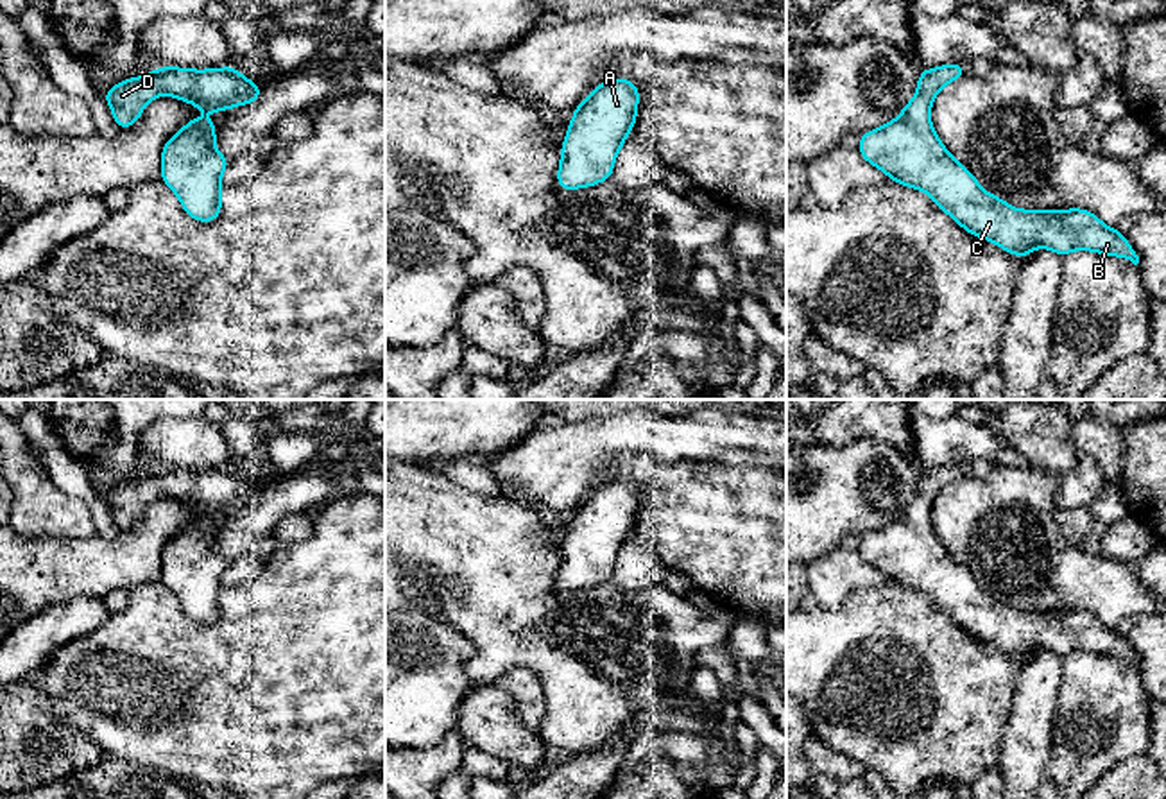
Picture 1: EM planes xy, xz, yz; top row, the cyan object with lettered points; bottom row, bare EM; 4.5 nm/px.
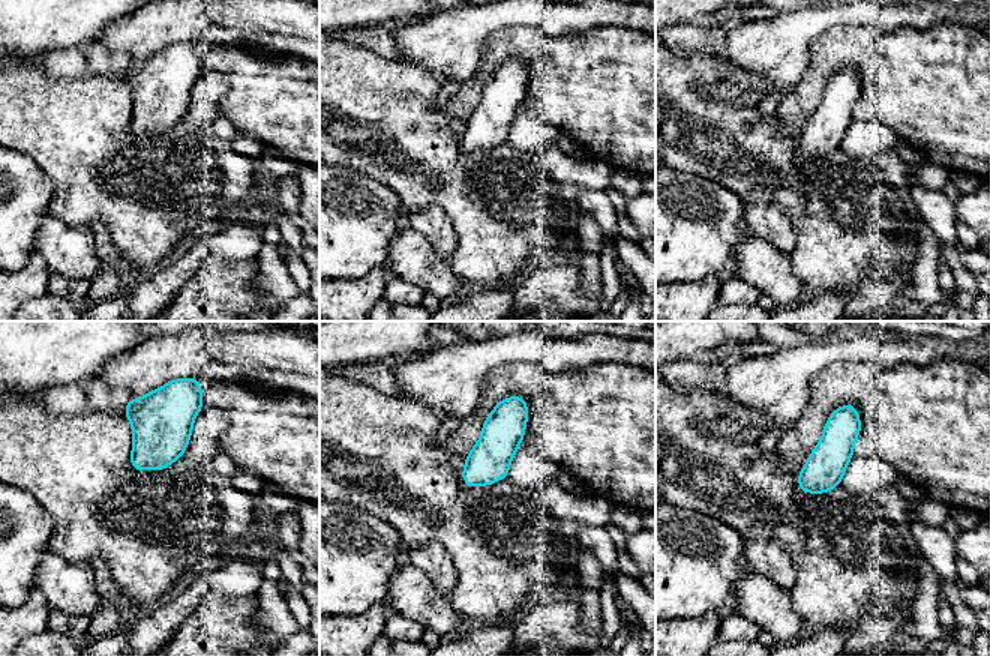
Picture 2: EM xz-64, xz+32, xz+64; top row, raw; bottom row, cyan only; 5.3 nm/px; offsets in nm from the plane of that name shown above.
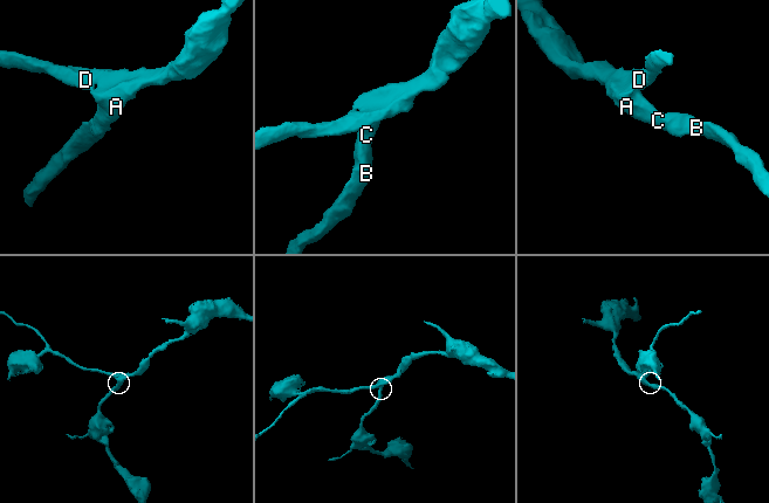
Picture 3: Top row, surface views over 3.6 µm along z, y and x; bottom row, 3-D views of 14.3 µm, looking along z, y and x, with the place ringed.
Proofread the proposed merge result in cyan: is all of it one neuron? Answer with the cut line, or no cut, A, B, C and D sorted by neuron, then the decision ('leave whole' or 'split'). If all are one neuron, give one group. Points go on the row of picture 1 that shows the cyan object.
no cut | A B C D | leave whole

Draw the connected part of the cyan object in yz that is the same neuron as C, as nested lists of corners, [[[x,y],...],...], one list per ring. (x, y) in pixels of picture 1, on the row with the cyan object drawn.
[[[942,64],[939,68],[921,70],[917,91],[903,107],[901,115],[887,125],[860,136],[858,150],[862,158],[883,170],[890,181],[926,192],[940,210],[971,235],[989,240],[1019,258],[1028,256],[1037,247],[1050,249],[1060,256],[1084,249],[1128,258],[1137,265],[1139,256],[1128,240],[1119,229],[1105,226],[1094,213],[1080,208],[1055,211],[1017,210],[985,192],[974,176],[946,150],[931,125],[931,102],[946,84],[960,79],[964,73],[967,73],[967,66],[964,64]]]

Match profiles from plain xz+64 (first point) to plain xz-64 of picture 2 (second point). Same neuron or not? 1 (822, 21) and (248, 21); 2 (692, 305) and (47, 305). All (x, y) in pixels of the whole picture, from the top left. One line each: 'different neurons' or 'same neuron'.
1: same neuron
2: different neurons

